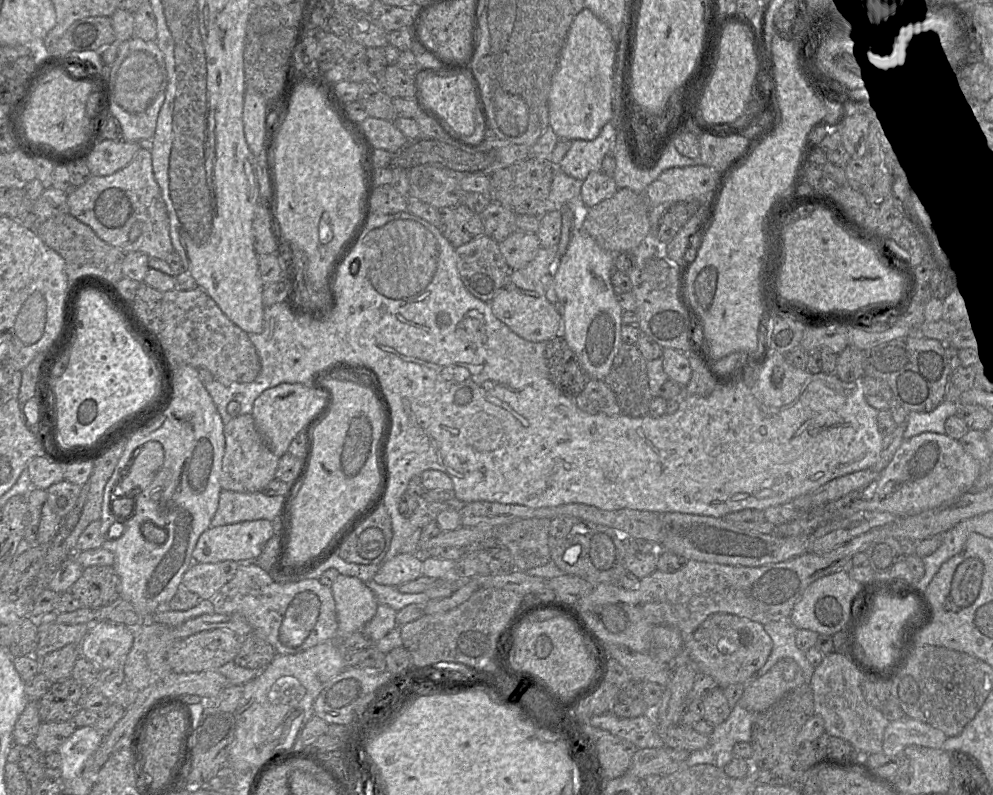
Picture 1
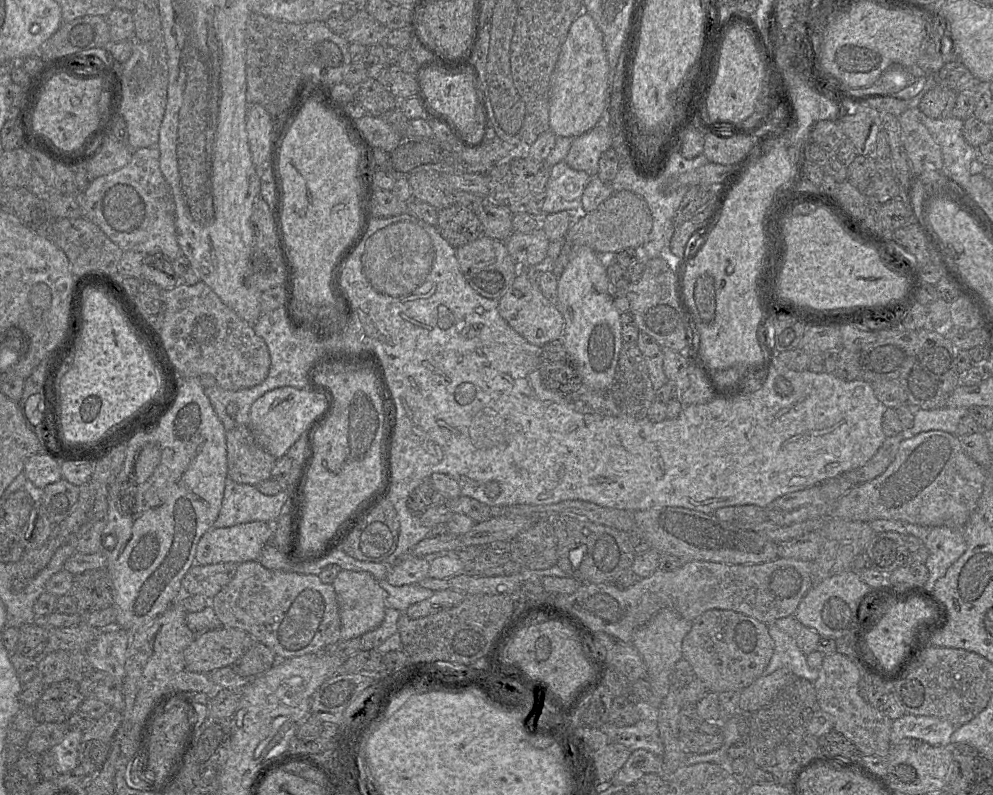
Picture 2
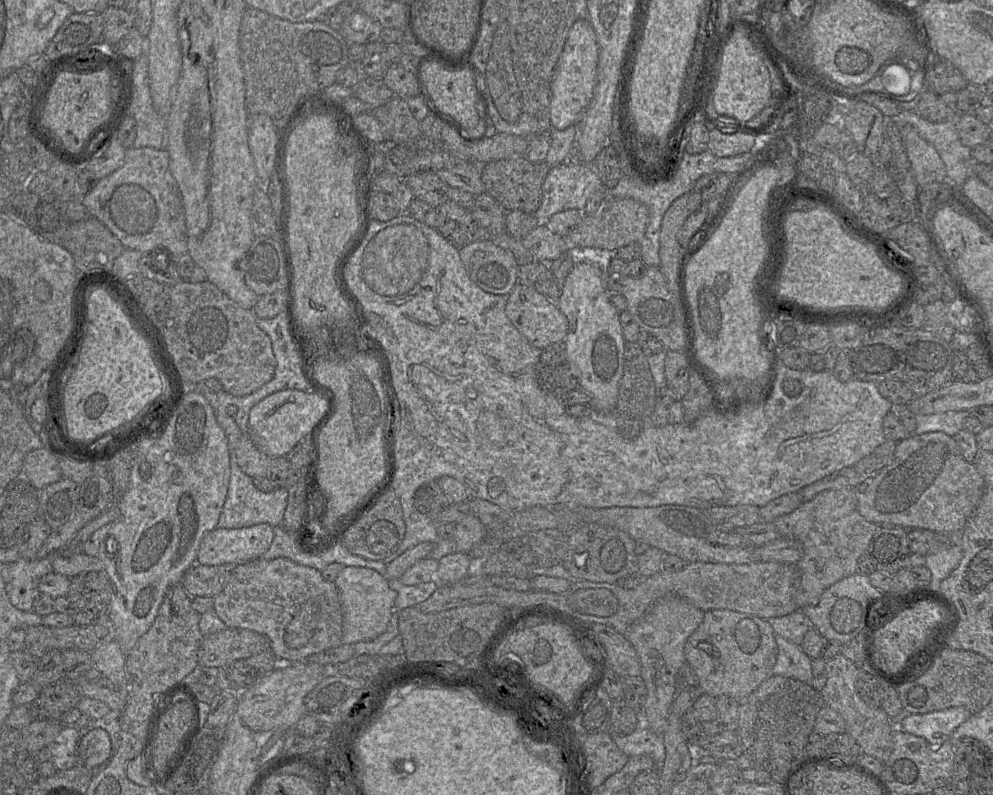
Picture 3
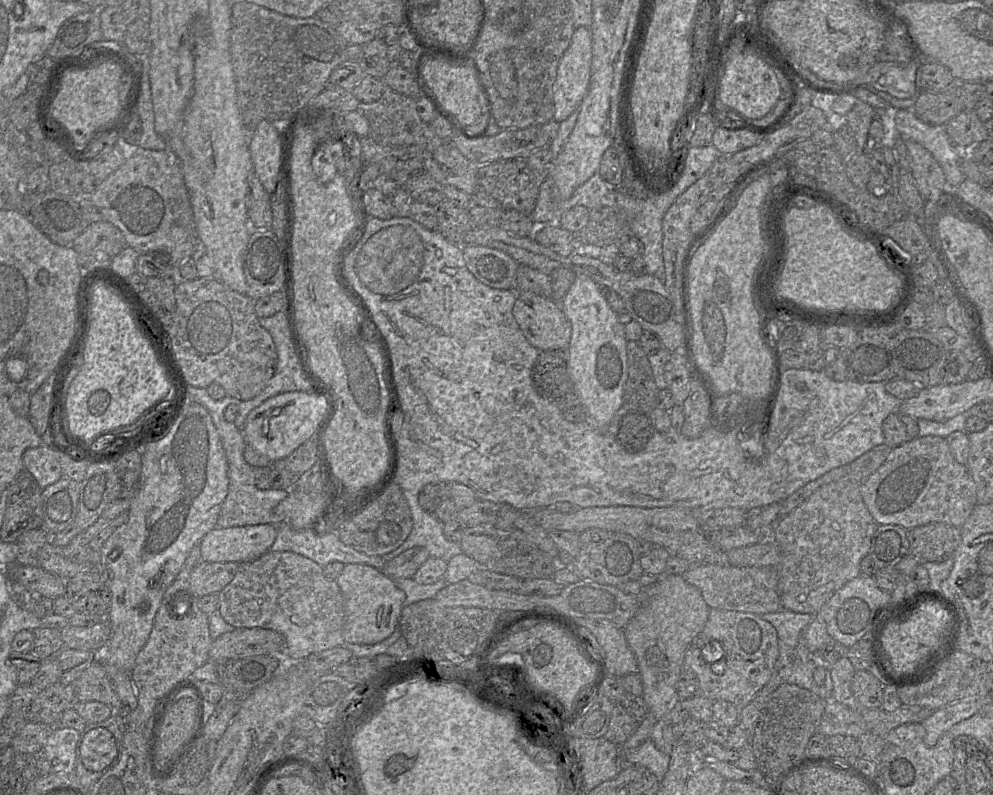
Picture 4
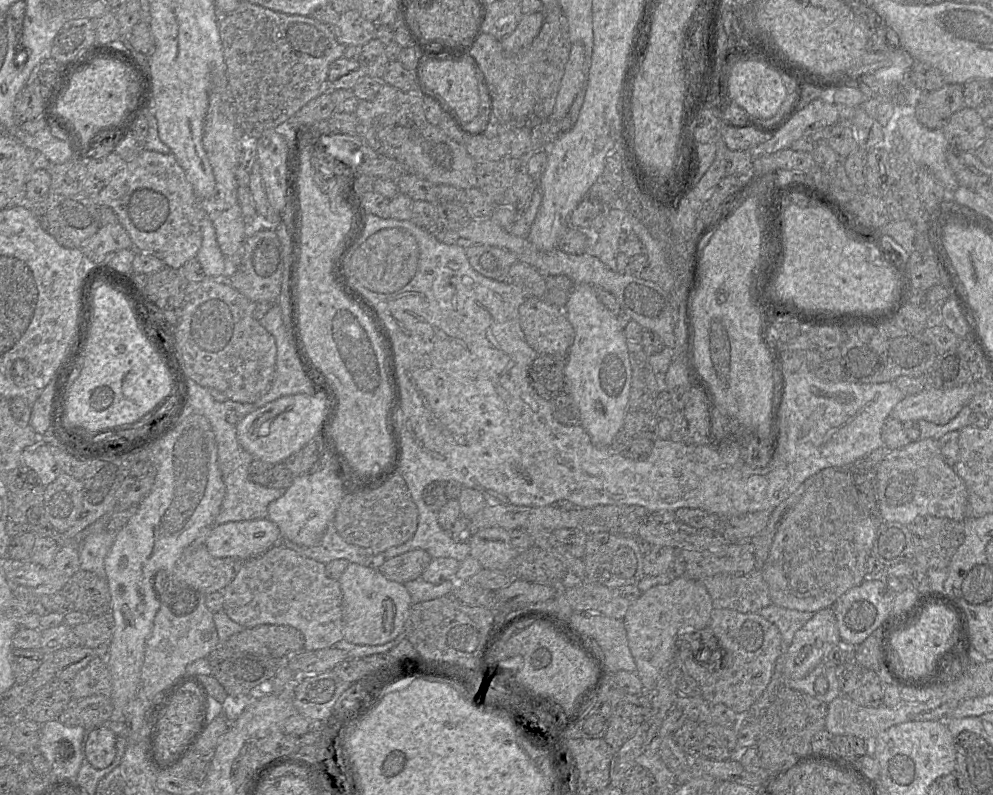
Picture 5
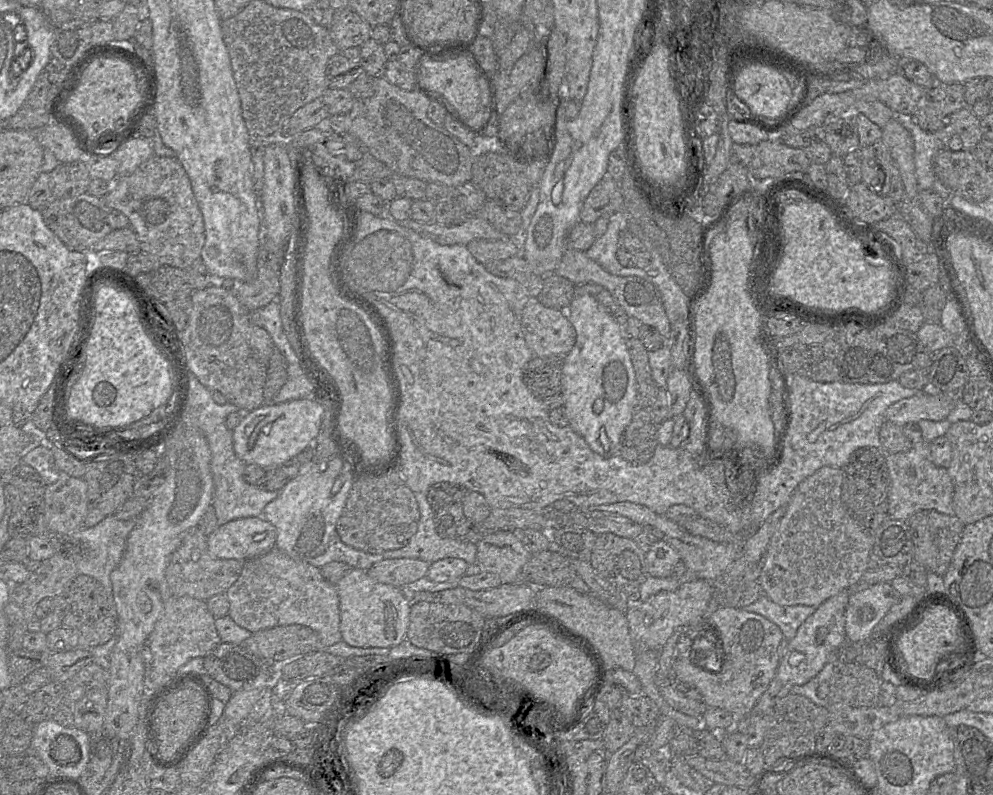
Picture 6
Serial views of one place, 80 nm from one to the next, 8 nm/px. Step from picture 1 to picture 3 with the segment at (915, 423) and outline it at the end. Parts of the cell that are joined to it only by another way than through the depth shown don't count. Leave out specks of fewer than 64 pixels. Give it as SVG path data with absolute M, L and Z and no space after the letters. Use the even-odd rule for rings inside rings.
M948 411L930 415L917 414L917 427L911 434L944 432L953 437L963 429L963 422L969 415L969 411Z

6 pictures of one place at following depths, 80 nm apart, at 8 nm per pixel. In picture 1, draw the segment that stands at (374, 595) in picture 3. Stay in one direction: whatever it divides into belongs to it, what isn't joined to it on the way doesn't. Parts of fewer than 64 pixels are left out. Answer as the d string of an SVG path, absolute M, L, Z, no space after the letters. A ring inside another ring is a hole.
M339 574L331 585L338 623L337 637L348 636L375 615L378 602L373 592L357 577Z

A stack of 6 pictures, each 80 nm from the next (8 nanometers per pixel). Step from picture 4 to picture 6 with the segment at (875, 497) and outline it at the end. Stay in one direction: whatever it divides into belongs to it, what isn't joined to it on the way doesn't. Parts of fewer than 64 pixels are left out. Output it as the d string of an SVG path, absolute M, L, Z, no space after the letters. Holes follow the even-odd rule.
M923 440L923 442L913 444L909 451L886 454L886 466L890 478L889 519L907 520L914 513L929 509L954 515L953 481L946 468L936 466L931 460L930 443Z

